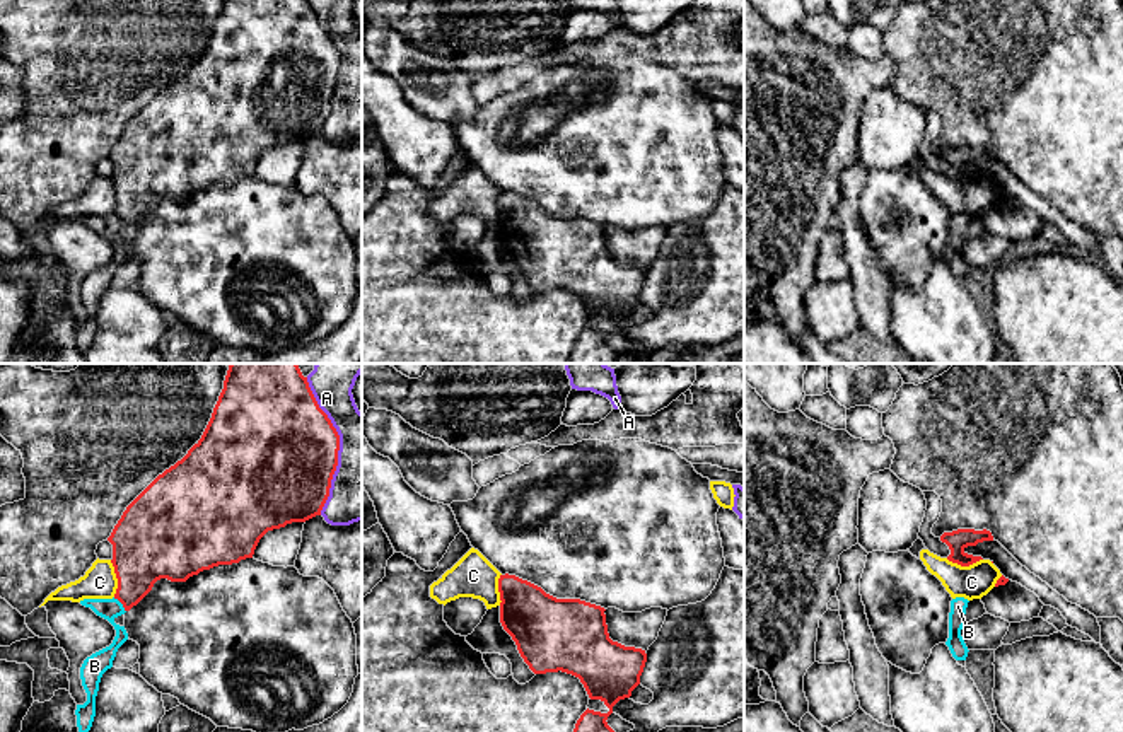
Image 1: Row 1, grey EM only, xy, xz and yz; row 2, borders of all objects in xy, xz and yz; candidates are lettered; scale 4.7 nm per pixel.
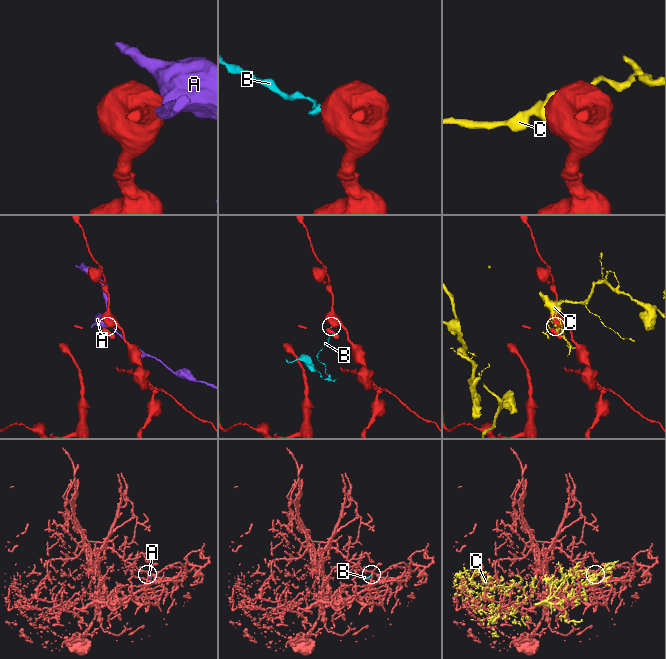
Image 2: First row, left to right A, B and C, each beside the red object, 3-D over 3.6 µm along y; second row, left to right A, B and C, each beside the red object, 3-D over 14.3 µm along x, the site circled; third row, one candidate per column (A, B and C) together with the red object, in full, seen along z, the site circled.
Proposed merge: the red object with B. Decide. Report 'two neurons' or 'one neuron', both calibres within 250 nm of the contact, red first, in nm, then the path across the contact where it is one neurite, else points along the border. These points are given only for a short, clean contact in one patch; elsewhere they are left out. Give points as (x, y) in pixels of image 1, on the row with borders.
two neurons | 280/100 nm | along xy (113, 598), (125, 611)

